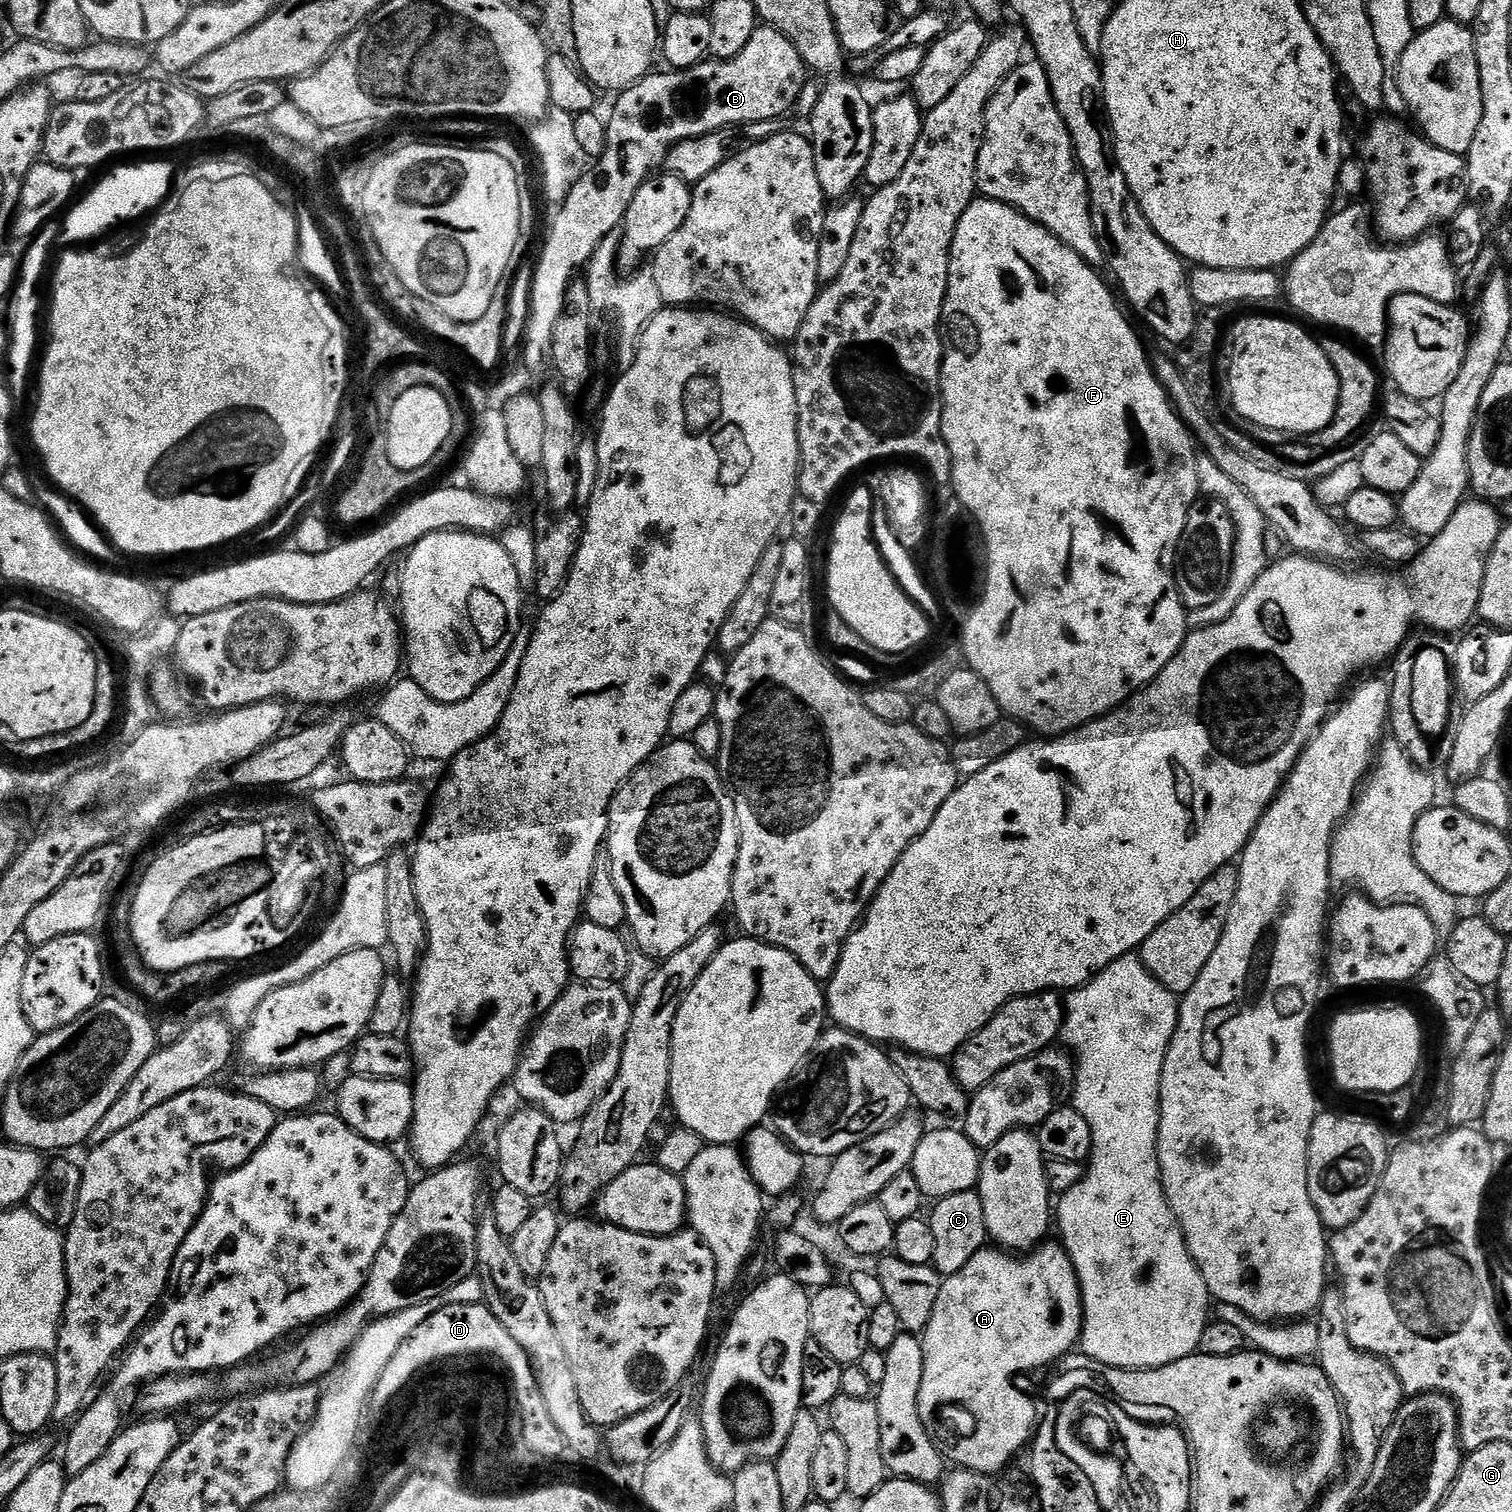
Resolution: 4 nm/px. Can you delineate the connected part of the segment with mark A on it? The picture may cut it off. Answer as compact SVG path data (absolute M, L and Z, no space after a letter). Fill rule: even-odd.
M1053 1242L1053 1244L1043 1244L1044 1243L1041 1243L1039 1246L1033 1247L1031 1251L1029 1251L1027 1254L1020 1254L1017 1255L1015 1258L1013 1256L1013 1253L1007 1250L1001 1250L995 1246L985 1246L981 1248L978 1254L974 1254L974 1258L970 1258L970 1262L966 1262L966 1266L962 1266L962 1270L958 1270L958 1274L947 1277L947 1279L945 1279L943 1283L941 1283L940 1293L938 1294L938 1302L934 1302L934 1310L930 1314L930 1322L924 1327L922 1333L922 1354L924 1355L924 1369L922 1370L921 1388L918 1390L917 1402L918 1412L921 1416L921 1422L924 1423L925 1430L928 1431L928 1433L930 1434L935 1433L935 1428L938 1427L940 1424L939 1418L936 1417L936 1411L938 1411L939 1408L943 1406L943 1404L957 1404L958 1407L965 1408L965 1410L968 1411L970 1415L972 1415L973 1422L976 1423L976 1429L973 1430L972 1436L964 1436L961 1438L961 1440L954 1441L953 1444L948 1444L946 1446L943 1445L942 1453L945 1461L947 1461L949 1465L955 1466L957 1469L966 1472L977 1472L978 1474L986 1474L987 1476L996 1476L997 1474L1003 1473L1000 1471L1002 1471L1003 1468L1006 1467L1007 1464L1015 1458L1016 1452L1022 1451L1023 1448L1025 1451L1026 1445L1029 1443L1029 1441L1031 1441L1034 1435L1034 1429L1038 1423L1038 1404L1036 1408L1035 1402L1032 1401L1026 1393L1019 1392L1019 1390L1016 1389L1014 1385L1012 1385L1012 1376L1020 1376L1023 1374L1023 1372L1036 1372L1039 1370L1039 1368L1044 1368L1047 1366L1047 1364L1052 1364L1055 1362L1055 1360L1062 1359L1063 1356L1066 1355L1072 1347L1074 1349L1077 1347L1080 1333L1084 1330L1084 1303L1080 1301L1080 1283L1078 1282L1078 1278L1076 1277L1076 1271L1074 1270L1074 1266L1068 1258L1068 1252L1065 1251L1063 1244L1059 1242Z

